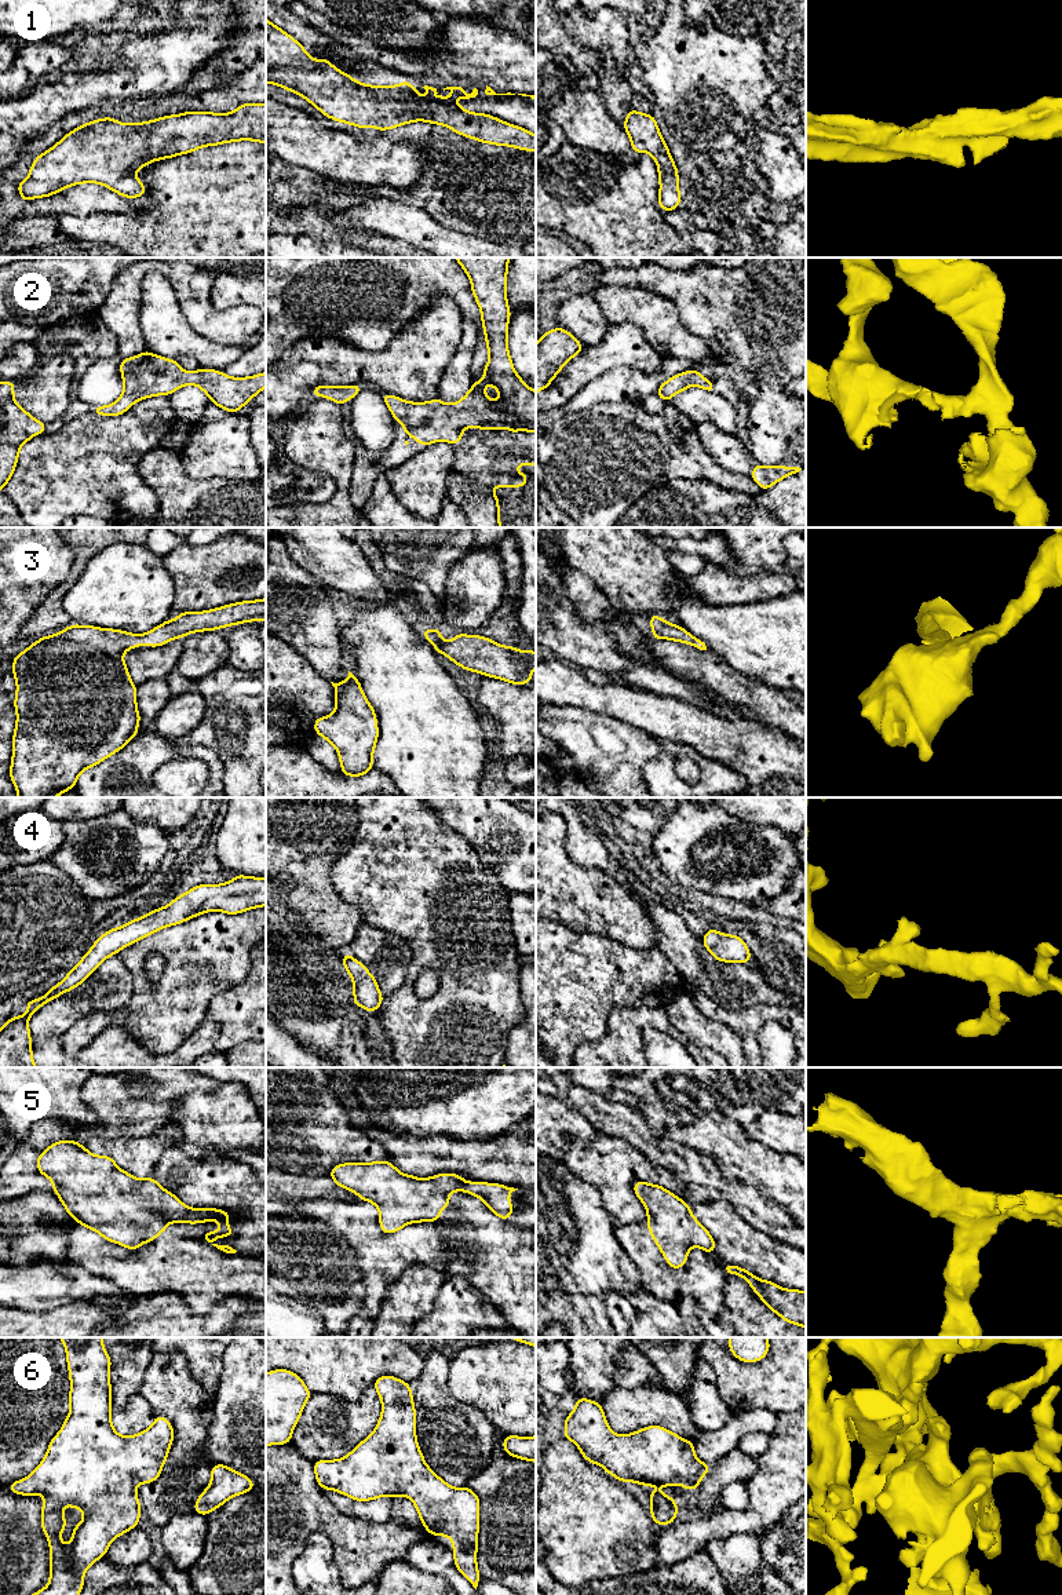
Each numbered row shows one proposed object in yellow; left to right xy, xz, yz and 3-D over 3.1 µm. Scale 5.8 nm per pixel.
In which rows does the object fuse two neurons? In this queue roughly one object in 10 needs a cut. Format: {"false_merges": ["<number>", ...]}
{"false_merges": []}

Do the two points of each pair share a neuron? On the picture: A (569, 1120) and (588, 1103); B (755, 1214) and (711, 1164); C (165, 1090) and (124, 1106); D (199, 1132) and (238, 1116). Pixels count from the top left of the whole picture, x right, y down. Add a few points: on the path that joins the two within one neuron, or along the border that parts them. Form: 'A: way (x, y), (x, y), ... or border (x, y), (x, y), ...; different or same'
A: border (551, 1094), (572, 1105), (597, 1130); different
B: way (743, 1201), (716, 1176); same
C: way (156, 1097), (148, 1103), (134, 1103); same
D: way (208, 1130), (229, 1121); same

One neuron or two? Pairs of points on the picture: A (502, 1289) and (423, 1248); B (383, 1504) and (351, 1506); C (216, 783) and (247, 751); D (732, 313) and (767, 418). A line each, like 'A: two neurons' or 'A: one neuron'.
A: two neurons
B: one neuron
C: two neurons
D: one neuron

